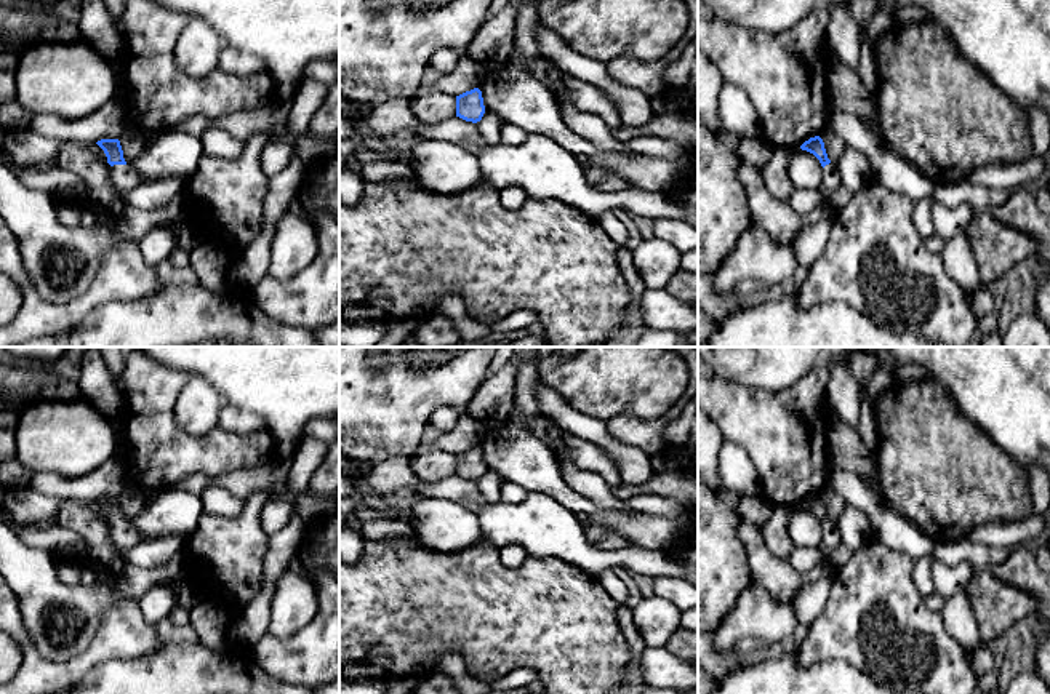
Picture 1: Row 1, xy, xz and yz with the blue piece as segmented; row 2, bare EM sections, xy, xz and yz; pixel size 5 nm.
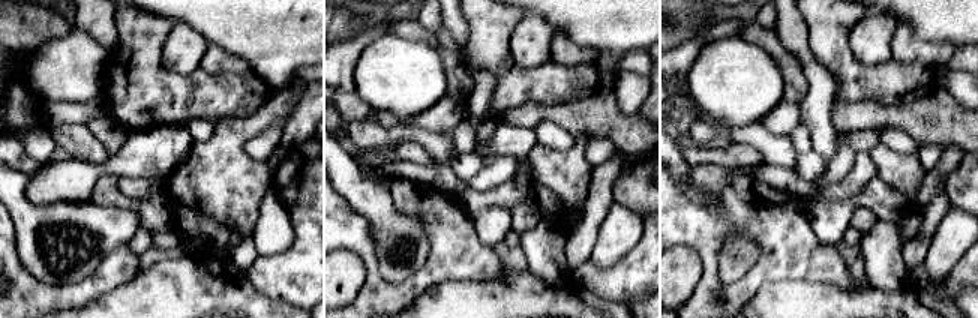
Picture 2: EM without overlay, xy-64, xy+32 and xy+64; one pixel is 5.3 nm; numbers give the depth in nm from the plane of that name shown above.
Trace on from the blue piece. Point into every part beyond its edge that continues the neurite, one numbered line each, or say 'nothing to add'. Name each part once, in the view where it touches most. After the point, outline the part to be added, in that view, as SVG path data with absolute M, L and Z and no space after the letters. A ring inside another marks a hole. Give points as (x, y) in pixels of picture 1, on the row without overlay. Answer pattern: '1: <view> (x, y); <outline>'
1: xy (124, 534); M114 523L110 524L110 536L115 545L126 552L131 547L138 545L144 539L139 536L139 532L130 524L130 523Z

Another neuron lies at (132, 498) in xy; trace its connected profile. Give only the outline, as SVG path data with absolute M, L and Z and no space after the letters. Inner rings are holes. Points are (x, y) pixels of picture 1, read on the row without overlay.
M128 483L128 486L122 491L118 499L126 523L130 523L130 520L144 507L144 501L146 501L144 491L133 483Z

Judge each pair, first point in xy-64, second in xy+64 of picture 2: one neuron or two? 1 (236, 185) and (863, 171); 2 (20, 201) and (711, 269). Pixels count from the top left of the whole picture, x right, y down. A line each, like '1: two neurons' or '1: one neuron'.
1: two neurons
2: two neurons

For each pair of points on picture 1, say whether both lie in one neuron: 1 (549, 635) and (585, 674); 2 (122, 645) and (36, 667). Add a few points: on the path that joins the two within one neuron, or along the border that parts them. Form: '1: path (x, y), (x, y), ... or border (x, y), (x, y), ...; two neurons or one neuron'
1: path (559, 645), (578, 664); one neuron
2: path (101, 650), (74, 670), (56, 670); one neuron

